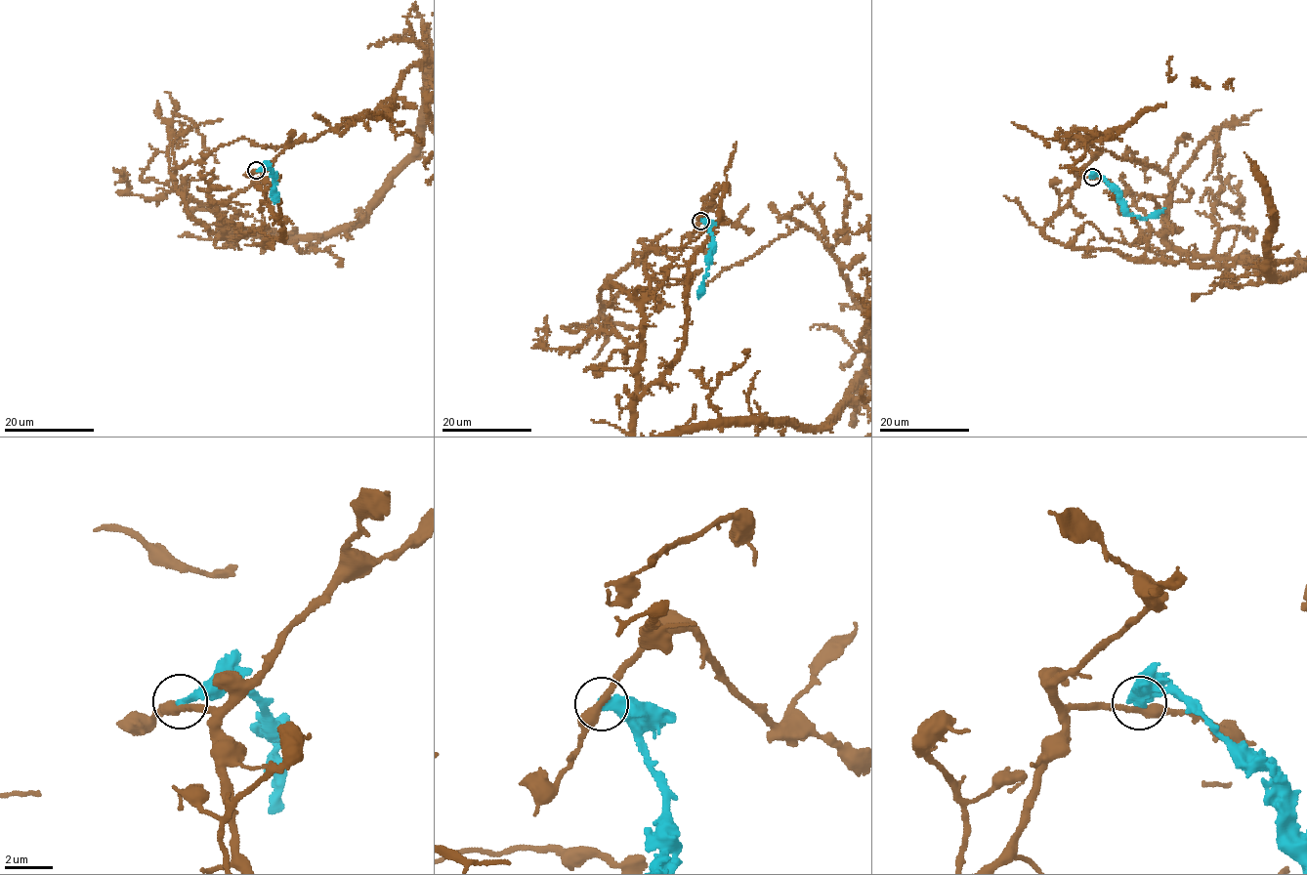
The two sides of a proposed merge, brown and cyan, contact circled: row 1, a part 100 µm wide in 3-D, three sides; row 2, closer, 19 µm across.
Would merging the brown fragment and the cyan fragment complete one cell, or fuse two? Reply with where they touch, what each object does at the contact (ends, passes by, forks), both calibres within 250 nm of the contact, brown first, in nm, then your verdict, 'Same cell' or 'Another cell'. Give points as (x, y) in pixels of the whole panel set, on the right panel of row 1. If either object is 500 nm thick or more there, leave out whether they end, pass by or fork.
Place: (1092, 177). At the ring brown passes by. At the ring cyan ends. Thickness 360 nm (brown) against 400 nm. Another cell

